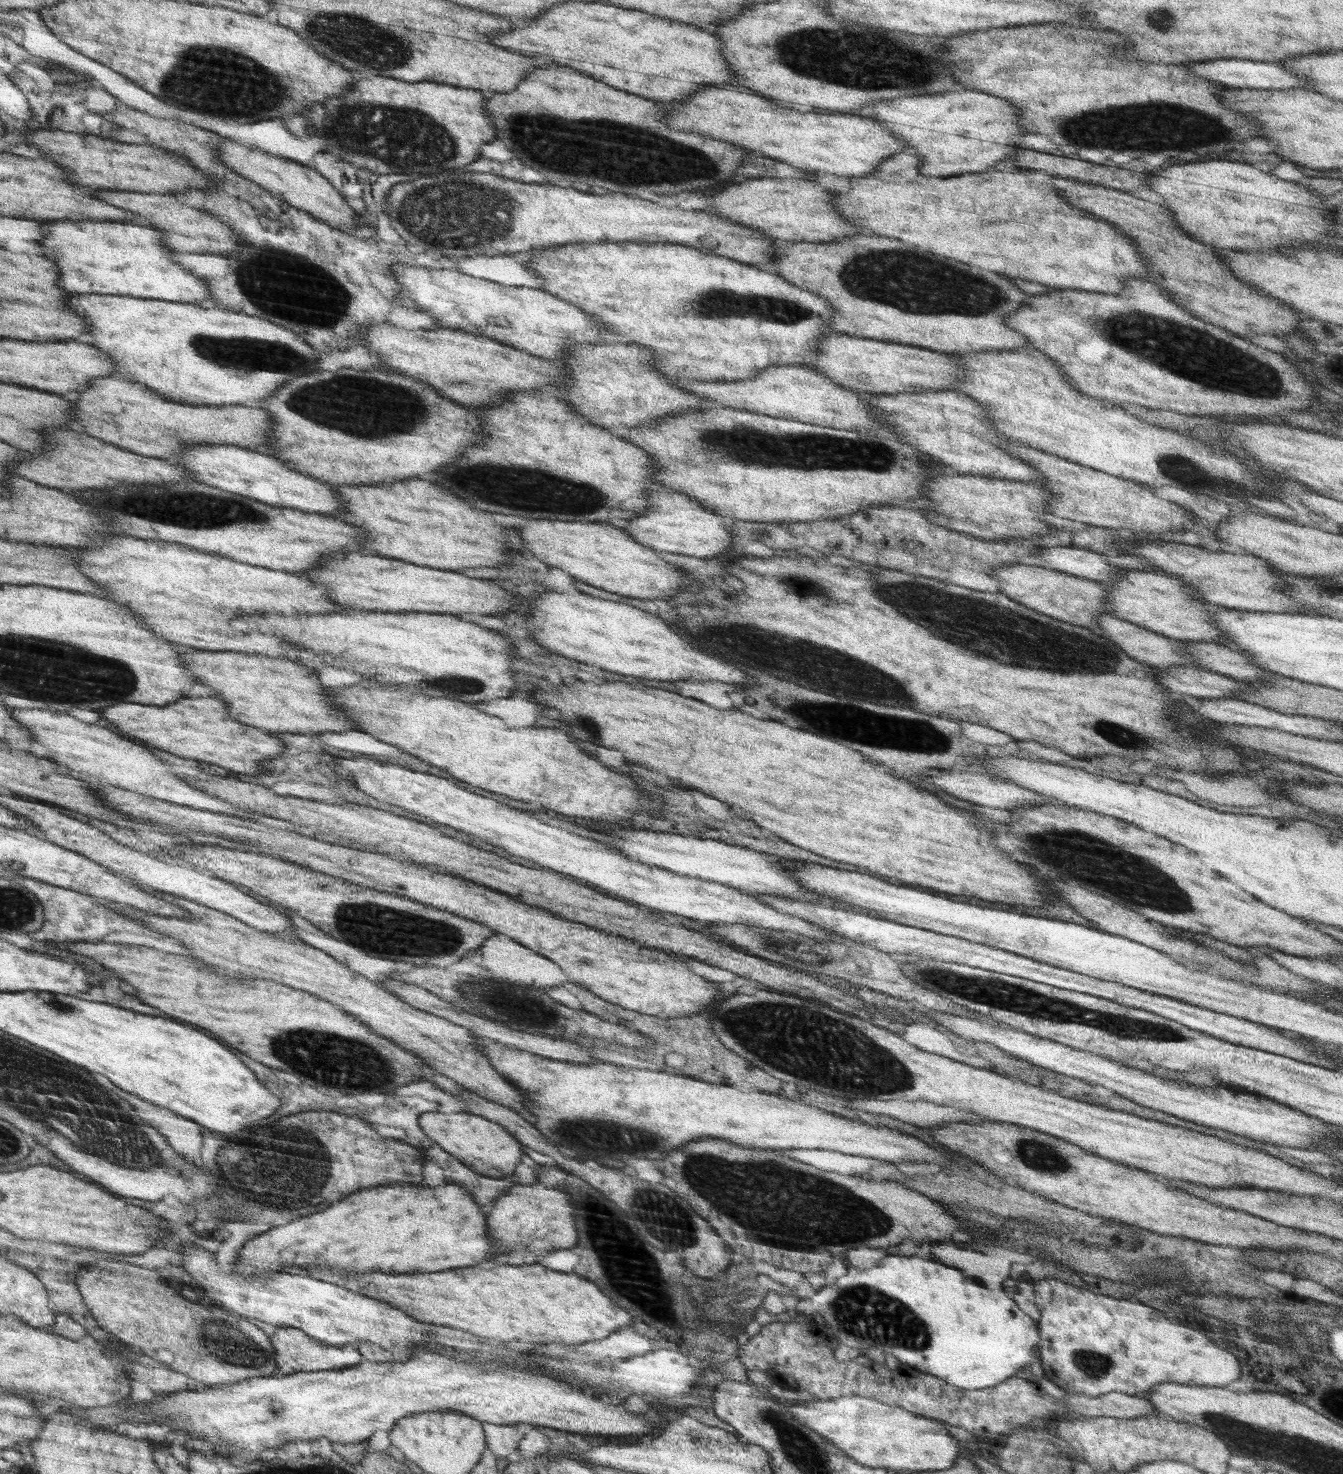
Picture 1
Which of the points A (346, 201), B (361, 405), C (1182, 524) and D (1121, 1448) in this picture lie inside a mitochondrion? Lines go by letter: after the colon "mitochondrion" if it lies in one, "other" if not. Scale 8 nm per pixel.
A: other
B: mitochondrion
C: other
D: other

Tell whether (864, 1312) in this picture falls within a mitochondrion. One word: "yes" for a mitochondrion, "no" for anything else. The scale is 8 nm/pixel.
yes

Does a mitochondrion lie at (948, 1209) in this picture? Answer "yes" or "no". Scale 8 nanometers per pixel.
no

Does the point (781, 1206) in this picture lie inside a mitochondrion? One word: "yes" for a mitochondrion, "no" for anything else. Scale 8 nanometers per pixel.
yes

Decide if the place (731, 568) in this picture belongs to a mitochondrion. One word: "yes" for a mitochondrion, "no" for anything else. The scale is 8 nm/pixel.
no

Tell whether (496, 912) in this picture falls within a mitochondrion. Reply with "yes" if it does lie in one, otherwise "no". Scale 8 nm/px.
no

